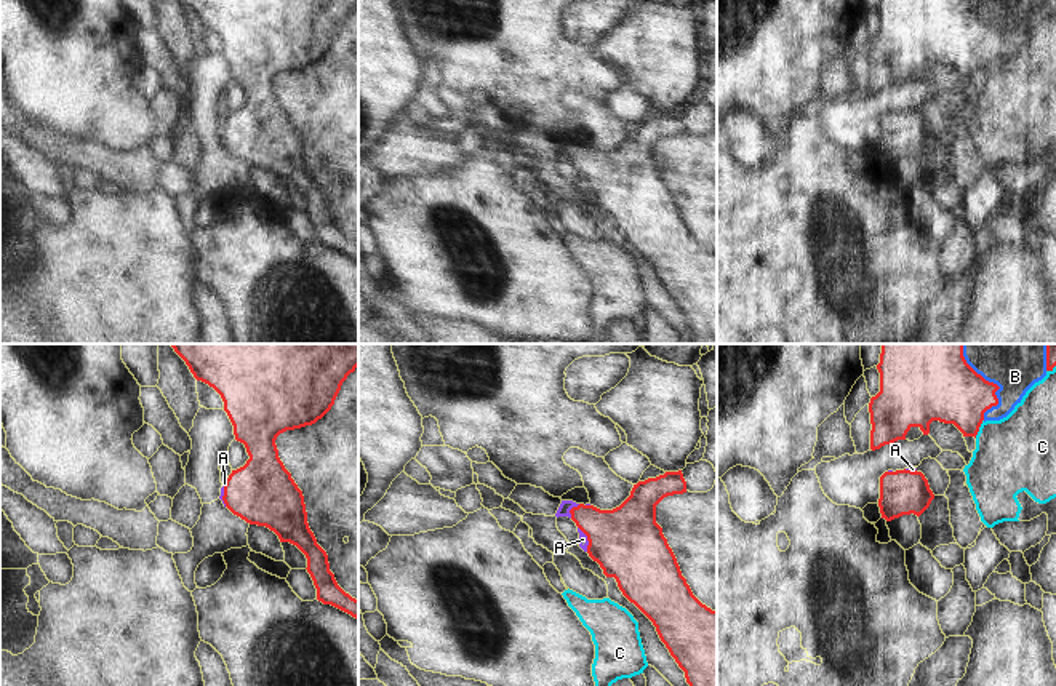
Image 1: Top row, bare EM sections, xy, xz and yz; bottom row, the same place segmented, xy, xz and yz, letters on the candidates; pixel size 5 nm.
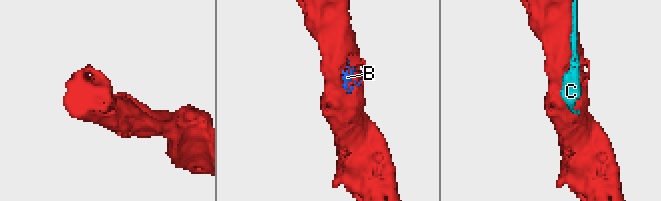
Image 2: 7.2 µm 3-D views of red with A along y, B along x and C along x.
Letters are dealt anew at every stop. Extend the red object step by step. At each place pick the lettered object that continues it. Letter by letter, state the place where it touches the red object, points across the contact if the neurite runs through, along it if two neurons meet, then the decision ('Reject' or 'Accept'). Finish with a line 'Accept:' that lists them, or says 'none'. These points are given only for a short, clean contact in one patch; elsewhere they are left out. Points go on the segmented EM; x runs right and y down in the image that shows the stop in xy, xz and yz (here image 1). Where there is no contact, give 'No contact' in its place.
A: Touches red at xz (588, 539). Path across: xz (629, 546), (618, 539), (588, 539), (583, 539). Accept
B: Touches red at yz (992, 382). Accept
C: Touches red at yz (978, 429). Reject
Accept: A, B

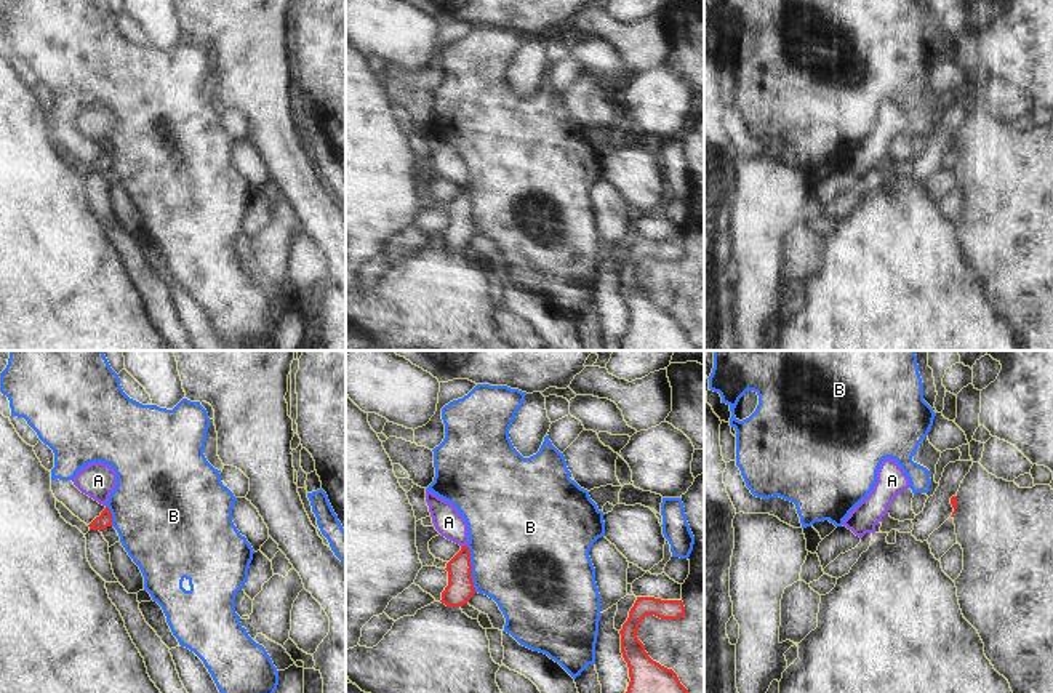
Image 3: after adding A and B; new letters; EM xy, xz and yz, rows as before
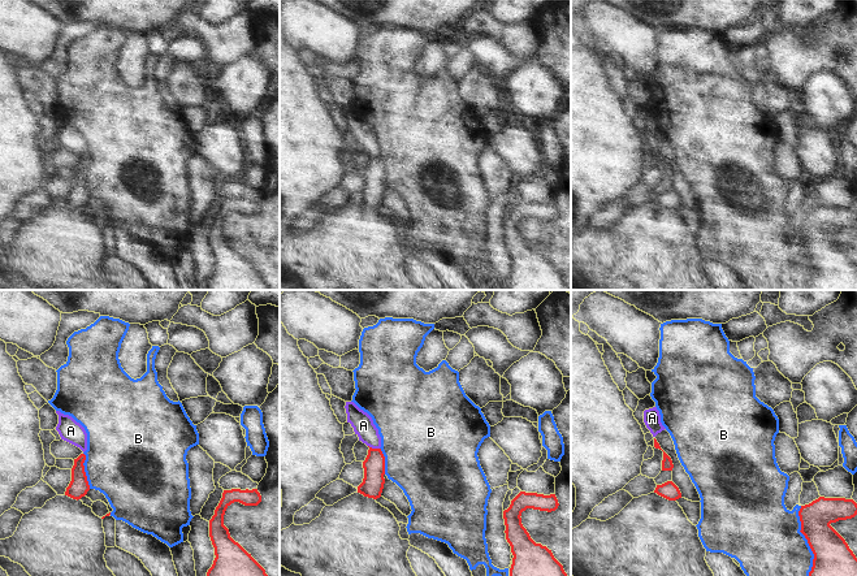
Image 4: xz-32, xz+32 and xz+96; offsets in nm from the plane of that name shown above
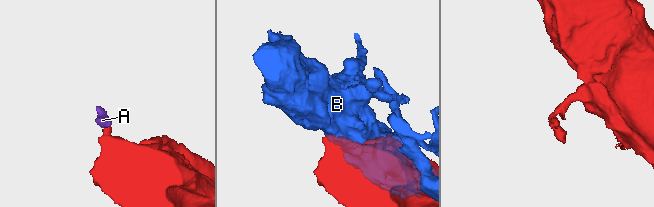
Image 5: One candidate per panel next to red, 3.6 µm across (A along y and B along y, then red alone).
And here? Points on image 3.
A: Touches red at xz (463, 546). Accept
B: Touches red at xz (471, 568). Reject
Accept: A

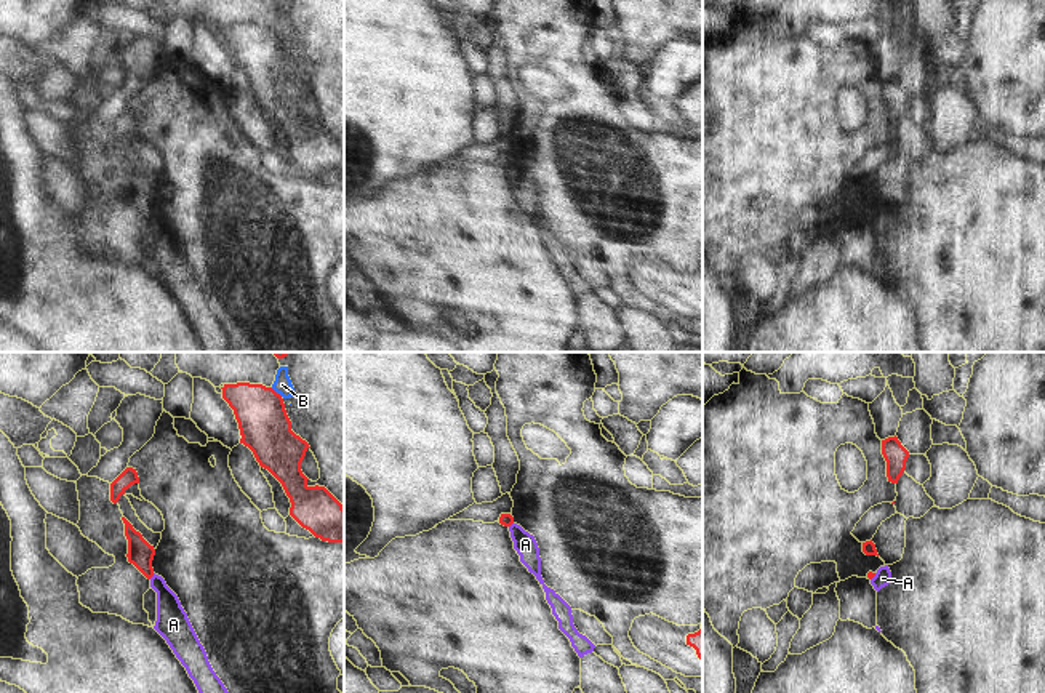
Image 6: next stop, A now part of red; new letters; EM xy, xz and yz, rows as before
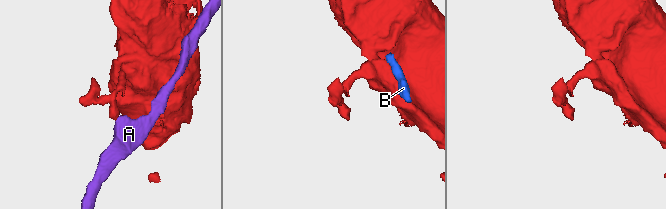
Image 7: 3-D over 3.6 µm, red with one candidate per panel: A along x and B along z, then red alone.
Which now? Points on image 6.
A: Touches red at xy (151, 576). Reject
B: Touches red at xy (276, 392). Reject
Accept: none

